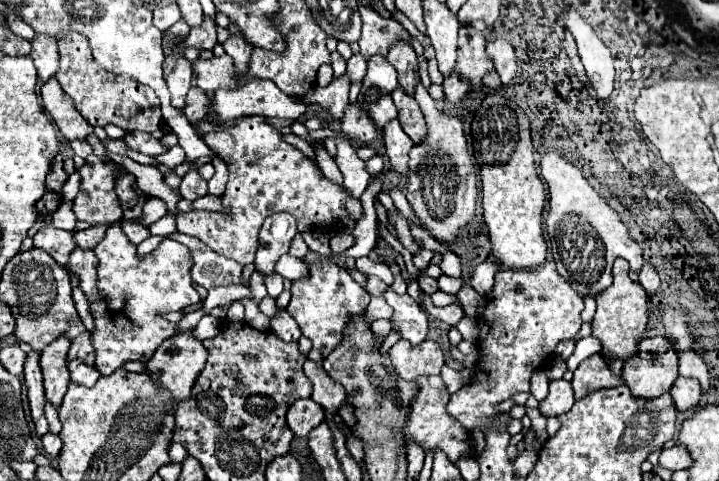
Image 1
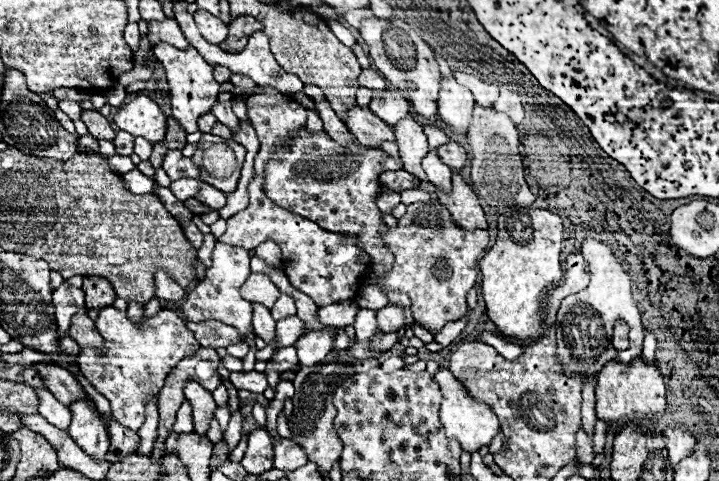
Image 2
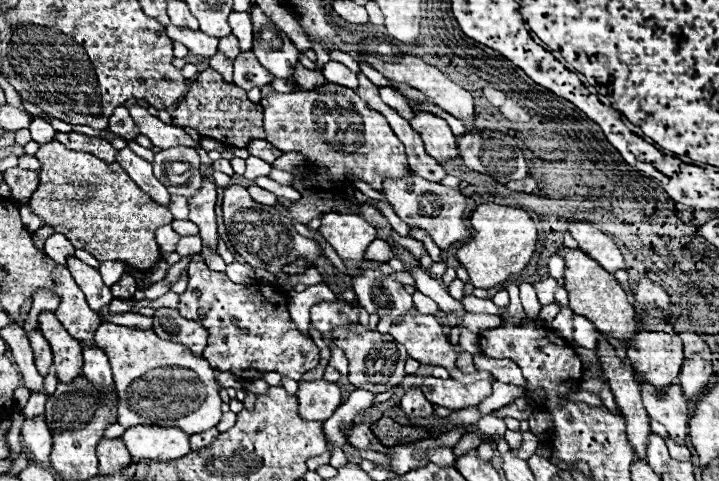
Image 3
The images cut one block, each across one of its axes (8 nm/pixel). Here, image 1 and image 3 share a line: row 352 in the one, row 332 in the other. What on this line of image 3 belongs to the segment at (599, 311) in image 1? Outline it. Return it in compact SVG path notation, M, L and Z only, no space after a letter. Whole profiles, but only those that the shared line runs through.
M560 248L556 254L560 254L566 262L564 270L564 288L570 294L570 308L574 314L586 316L602 334L630 340L636 334L636 322L634 322L634 308L628 302L628 294L622 290L618 280L600 268L590 256L586 256L580 250Z

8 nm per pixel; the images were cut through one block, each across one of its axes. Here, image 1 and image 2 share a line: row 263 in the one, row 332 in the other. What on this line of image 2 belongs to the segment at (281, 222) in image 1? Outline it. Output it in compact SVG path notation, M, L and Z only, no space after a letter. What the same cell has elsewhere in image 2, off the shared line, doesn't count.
M252 304L252 308L254 308L254 318L252 318L254 334L262 338L266 344L272 344L276 340L276 322L270 310L264 308L262 304Z

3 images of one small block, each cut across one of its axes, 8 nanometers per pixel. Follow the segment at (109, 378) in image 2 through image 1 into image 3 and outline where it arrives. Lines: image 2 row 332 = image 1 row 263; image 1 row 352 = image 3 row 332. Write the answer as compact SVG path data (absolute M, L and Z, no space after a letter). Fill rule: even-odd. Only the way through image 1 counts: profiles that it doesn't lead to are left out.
M102 322L94 334L96 346L100 346L114 372L114 384L118 390L118 424L124 428L148 424L148 426L176 426L188 434L198 434L216 424L222 418L222 400L218 386L214 382L214 370L208 366L206 358L194 356L188 346L162 340L152 330L134 330ZM156 368L188 368L194 370L198 380L168 380L148 382L148 372ZM142 380L142 382L136 382Z

